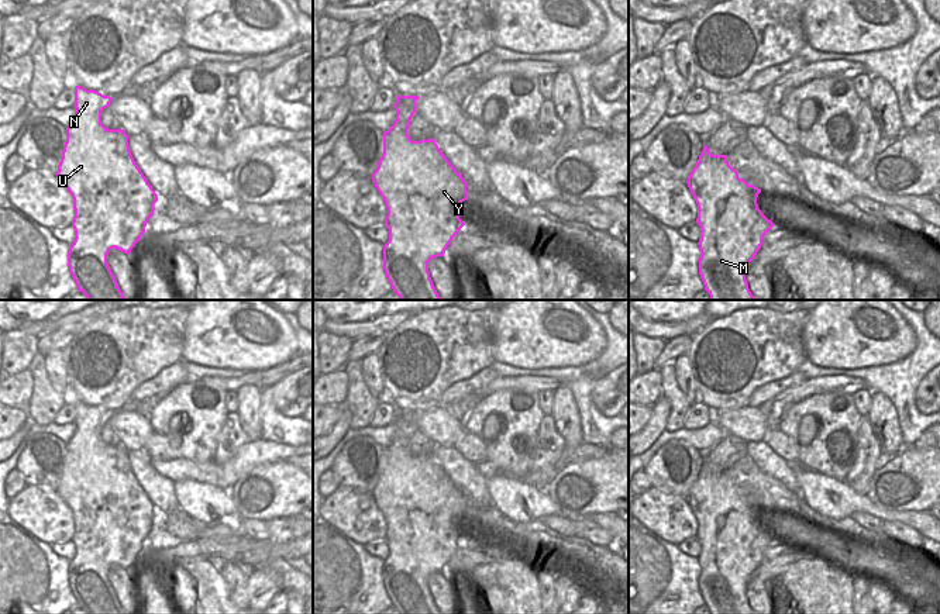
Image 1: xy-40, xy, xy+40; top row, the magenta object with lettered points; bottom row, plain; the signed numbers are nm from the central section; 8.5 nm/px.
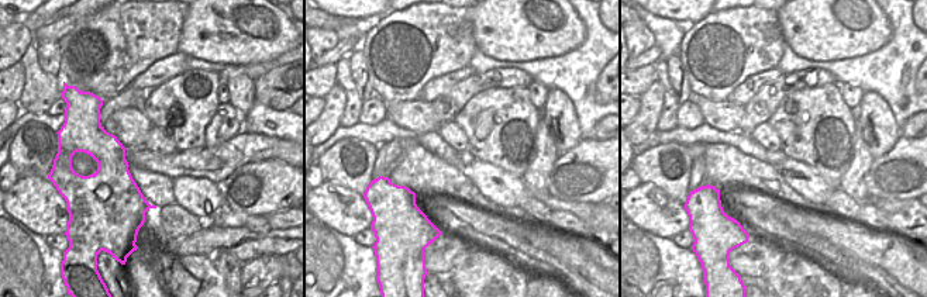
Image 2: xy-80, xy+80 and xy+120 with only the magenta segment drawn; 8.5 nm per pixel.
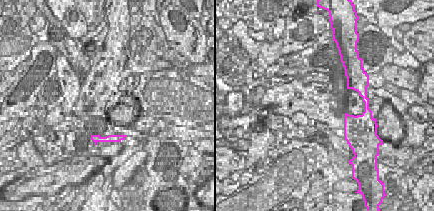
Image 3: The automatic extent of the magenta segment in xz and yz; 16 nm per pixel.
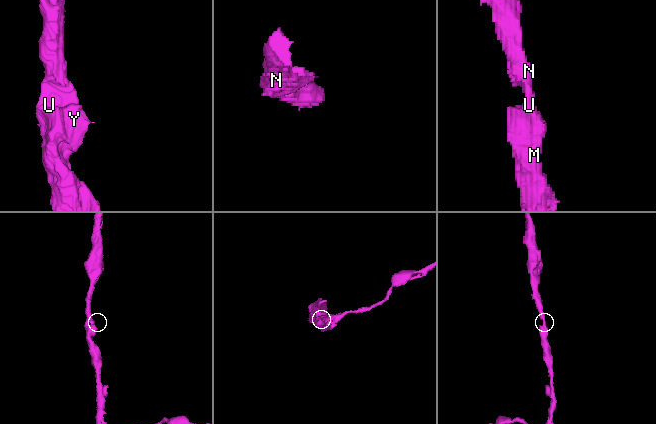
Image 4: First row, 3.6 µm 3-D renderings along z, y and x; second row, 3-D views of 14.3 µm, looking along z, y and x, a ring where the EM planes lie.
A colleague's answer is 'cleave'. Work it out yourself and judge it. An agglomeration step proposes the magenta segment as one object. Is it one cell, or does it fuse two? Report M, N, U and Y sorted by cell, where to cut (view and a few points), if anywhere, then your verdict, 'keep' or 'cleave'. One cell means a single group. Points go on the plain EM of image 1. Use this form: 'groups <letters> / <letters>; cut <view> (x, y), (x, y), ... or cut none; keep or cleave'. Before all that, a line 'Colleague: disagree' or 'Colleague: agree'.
Colleague: disagree
groups M N U Y; cut none; keep

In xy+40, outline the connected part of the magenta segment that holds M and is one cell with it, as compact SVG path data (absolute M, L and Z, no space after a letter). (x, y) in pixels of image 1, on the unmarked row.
M705 460L692 484L688 503L698 520L696 538L700 542L699 590L710 614L755 614L746 596L746 586L762 560L764 551L775 541L758 524L761 504L738 493L727 470L712 470Z

